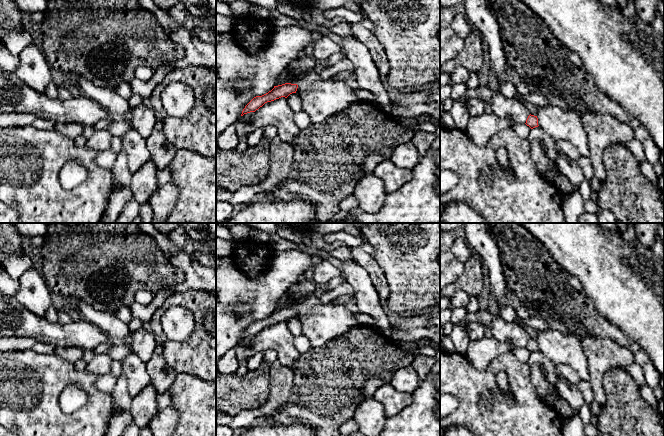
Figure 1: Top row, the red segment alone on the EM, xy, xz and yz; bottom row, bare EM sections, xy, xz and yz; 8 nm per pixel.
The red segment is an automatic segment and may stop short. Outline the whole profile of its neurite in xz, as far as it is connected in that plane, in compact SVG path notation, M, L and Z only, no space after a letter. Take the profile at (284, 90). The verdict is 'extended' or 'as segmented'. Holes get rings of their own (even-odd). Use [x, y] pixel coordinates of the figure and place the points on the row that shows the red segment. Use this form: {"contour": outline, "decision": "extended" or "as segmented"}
{"contour": "M308 52L304 58L297 58L287 66L284 71L273 81L274 88L262 96L254 97L243 109L240 121L249 121L253 113L262 107L265 103L274 101L281 97L287 98L292 93L297 93L305 111L312 124L318 124L327 118L341 113L350 105L359 101L353 90L345 81L333 80L332 78L322 79L320 73L313 69L316 65L316 59Z", "decision": "extended"}

